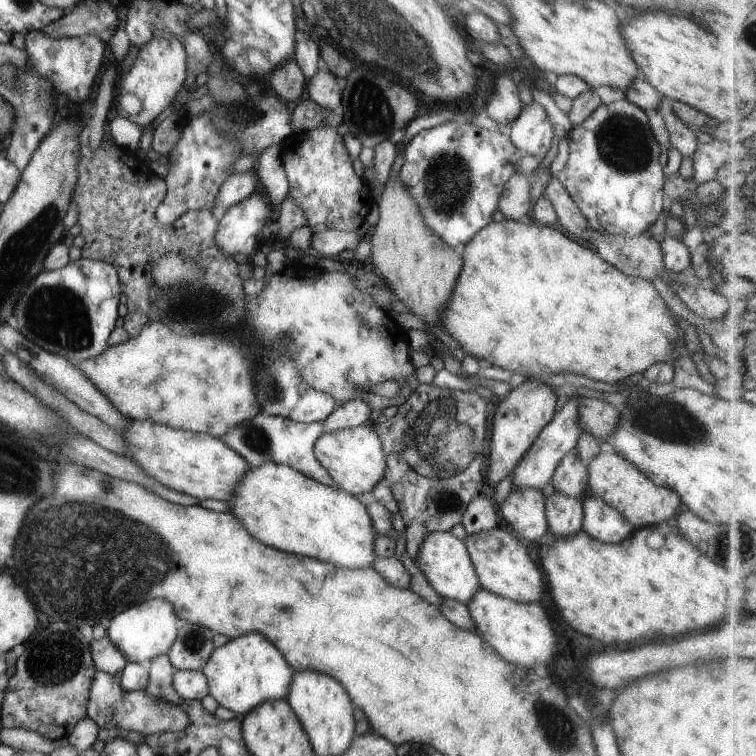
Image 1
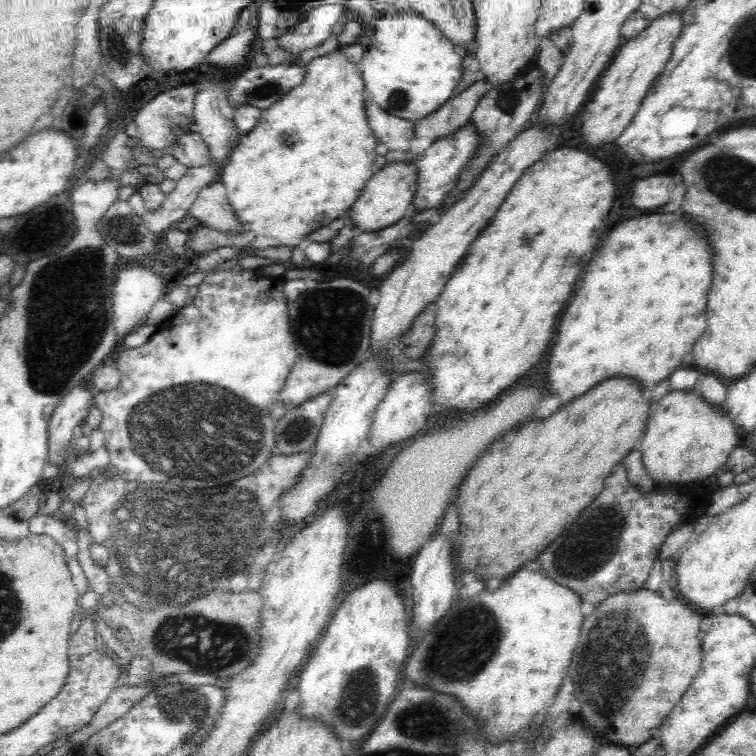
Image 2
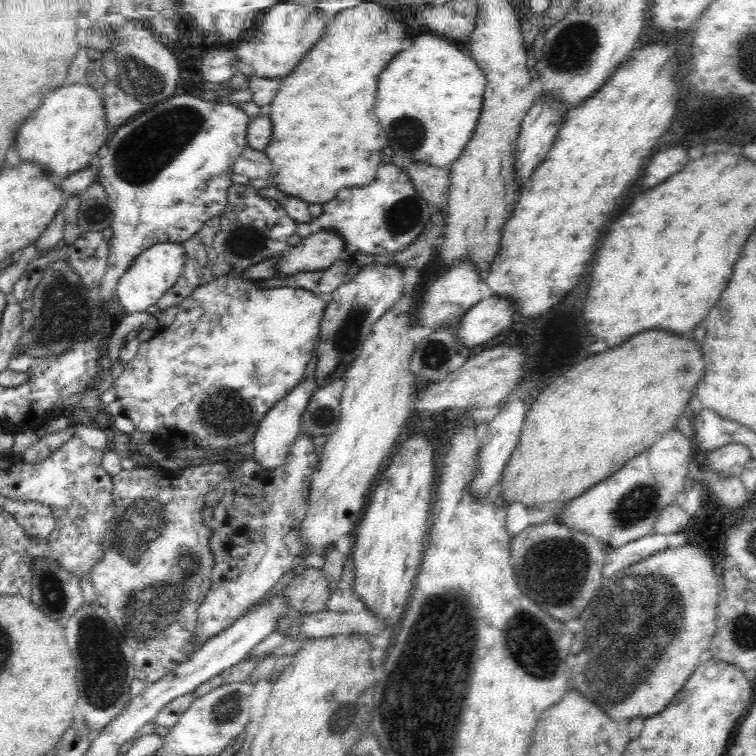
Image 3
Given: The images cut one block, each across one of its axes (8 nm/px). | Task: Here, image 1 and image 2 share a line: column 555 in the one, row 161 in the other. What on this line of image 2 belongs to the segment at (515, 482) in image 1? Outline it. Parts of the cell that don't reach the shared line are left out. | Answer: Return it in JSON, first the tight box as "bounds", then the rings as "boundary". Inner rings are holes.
{"bounds":[412,124,484,212],"boundary":[[[474,124],[464,125],[451,135],[445,136],[434,142],[430,148],[413,156],[413,162],[416,163],[416,171],[418,171],[418,184],[416,184],[416,192],[412,198],[412,205],[418,209],[418,212],[428,210],[440,206],[446,196],[456,188],[458,184],[458,176],[460,172],[472,162],[472,156],[476,154],[476,148],[482,146],[484,139],[480,139],[478,129]]]}

